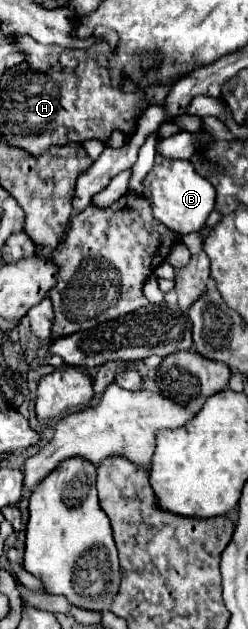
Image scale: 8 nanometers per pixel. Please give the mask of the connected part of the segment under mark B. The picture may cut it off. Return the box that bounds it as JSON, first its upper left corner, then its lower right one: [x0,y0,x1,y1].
[142,154,214,234]

